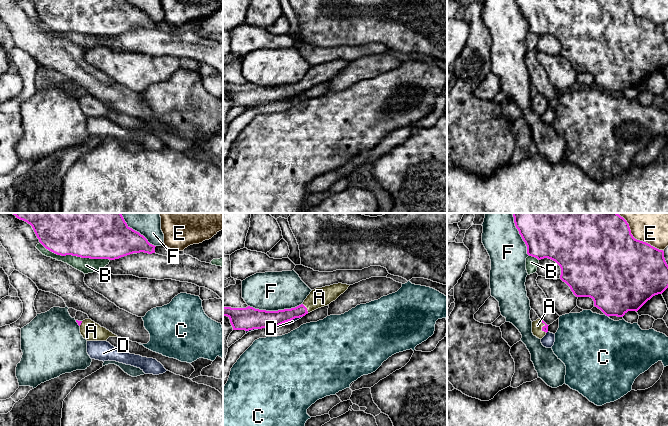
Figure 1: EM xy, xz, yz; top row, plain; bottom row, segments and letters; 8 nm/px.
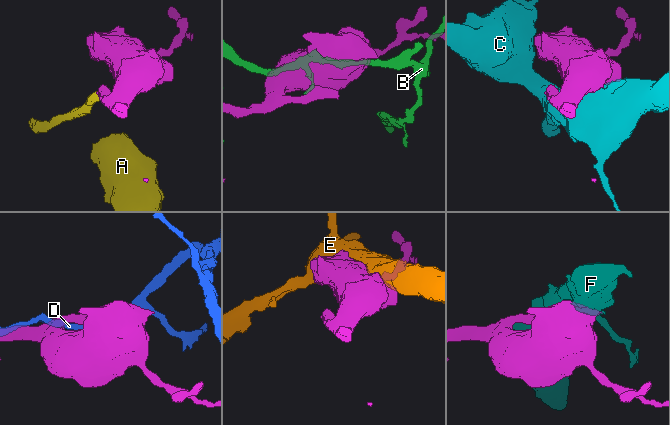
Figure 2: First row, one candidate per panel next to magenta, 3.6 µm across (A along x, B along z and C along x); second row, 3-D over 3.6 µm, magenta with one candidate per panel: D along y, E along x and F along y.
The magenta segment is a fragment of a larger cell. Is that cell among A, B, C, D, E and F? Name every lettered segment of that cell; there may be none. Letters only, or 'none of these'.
A

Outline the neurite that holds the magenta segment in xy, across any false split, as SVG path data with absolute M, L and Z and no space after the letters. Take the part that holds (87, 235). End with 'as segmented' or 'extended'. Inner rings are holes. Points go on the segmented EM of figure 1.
M12 213L30 224L39 242L49 251L90 259L115 260L133 253L155 253L154 245L130 228L121 213Z | as segmented

